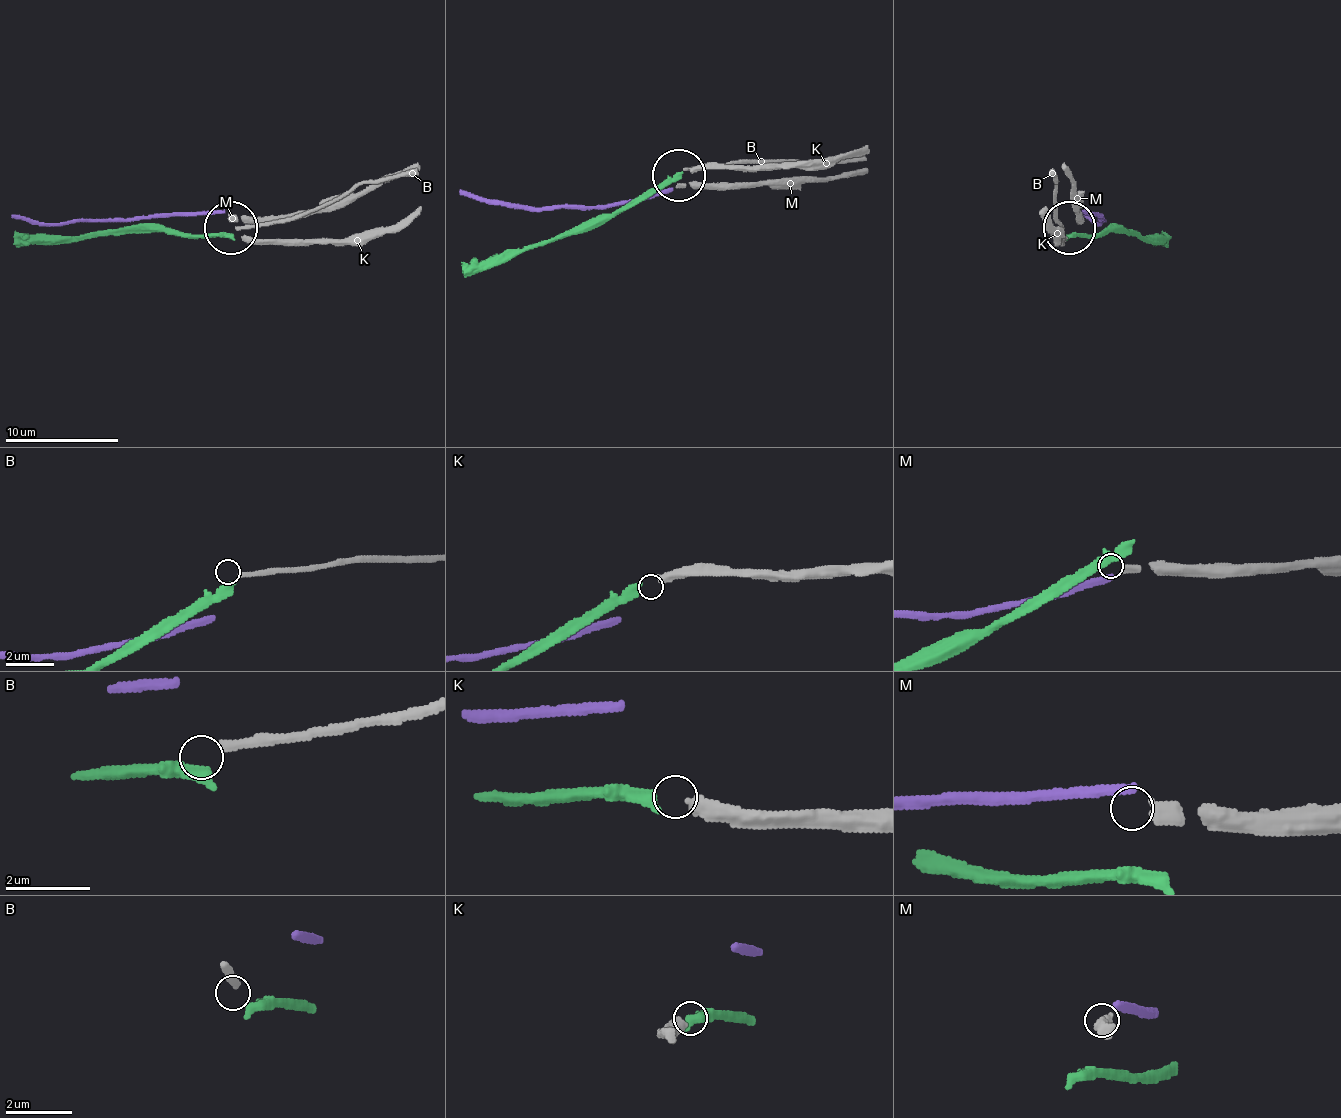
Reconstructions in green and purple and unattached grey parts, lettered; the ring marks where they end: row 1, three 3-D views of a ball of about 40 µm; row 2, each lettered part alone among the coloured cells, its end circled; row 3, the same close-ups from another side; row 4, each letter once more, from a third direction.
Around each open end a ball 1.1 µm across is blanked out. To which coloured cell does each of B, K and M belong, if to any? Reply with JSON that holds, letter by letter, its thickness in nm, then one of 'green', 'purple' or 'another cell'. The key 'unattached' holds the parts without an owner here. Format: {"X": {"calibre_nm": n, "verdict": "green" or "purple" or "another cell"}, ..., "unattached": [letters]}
{"B": {"calibre_nm": 200, "verdict": "another cell"}, "K": {"calibre_nm": 340, "verdict": "green"}, "M": {"calibre_nm": 320, "verdict": "another cell"}, "unattached": ["B", "M"]}

